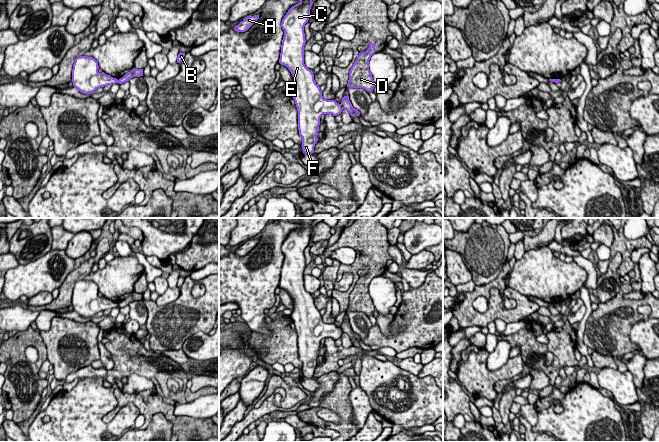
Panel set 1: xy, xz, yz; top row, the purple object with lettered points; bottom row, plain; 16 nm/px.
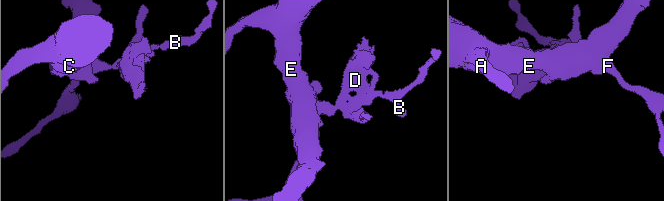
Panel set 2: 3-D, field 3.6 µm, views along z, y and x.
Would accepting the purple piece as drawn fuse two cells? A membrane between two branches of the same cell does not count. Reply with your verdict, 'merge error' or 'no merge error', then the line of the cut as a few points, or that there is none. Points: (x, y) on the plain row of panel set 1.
merge error | xz (340, 328), (343, 332)

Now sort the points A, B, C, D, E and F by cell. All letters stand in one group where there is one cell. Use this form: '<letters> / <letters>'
A C E F / B D

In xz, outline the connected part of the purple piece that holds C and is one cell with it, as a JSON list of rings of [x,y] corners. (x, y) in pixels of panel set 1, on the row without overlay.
[[[300,218],[300,226],[288,234],[281,247],[284,261],[279,287],[286,290],[293,300],[293,311],[290,316],[298,335],[298,354],[305,378],[314,377],[321,340],[337,340],[343,334],[342,329],[335,324],[323,322],[312,294],[304,288],[304,250],[310,242],[314,219]]]

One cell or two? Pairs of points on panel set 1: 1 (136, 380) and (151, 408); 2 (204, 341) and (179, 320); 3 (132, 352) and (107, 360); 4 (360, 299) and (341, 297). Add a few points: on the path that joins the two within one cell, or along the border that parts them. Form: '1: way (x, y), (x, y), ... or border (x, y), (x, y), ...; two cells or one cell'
1: border (121, 391), (138, 393); two cells
2: border (198, 331), (191, 334), (181, 347); two cells
3: border (104, 345), (113, 360), (113, 367), (108, 371); two cells
4: way (355, 299), (346, 299); one cell

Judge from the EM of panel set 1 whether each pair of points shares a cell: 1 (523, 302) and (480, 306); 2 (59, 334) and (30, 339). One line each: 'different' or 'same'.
1: different
2: different

